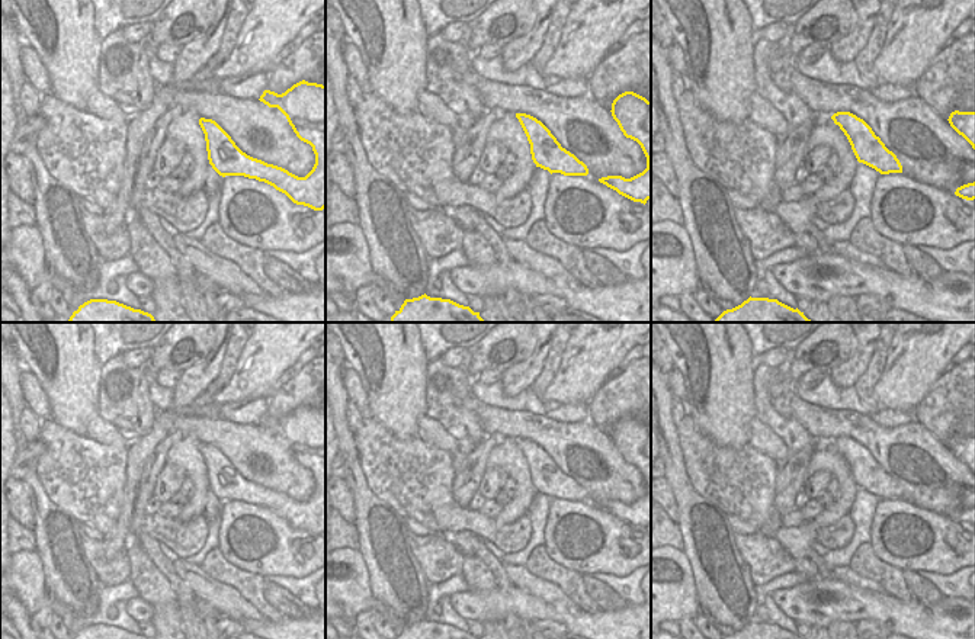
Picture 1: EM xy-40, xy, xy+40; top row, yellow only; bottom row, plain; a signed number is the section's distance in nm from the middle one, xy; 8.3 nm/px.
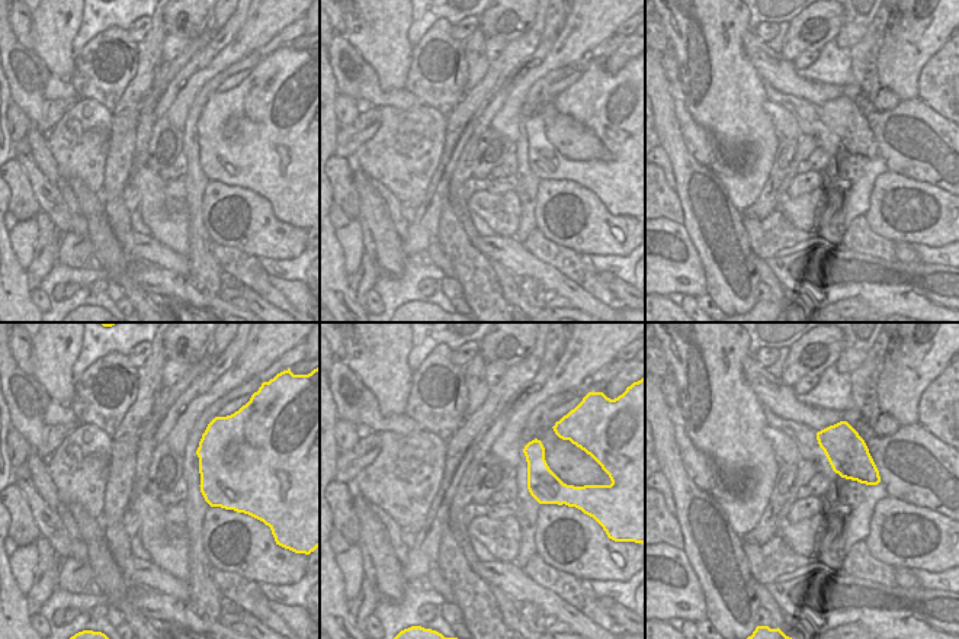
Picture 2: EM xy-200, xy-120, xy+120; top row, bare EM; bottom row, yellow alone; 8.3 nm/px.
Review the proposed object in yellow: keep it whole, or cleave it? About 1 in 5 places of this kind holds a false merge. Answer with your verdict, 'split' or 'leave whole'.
leave whole

